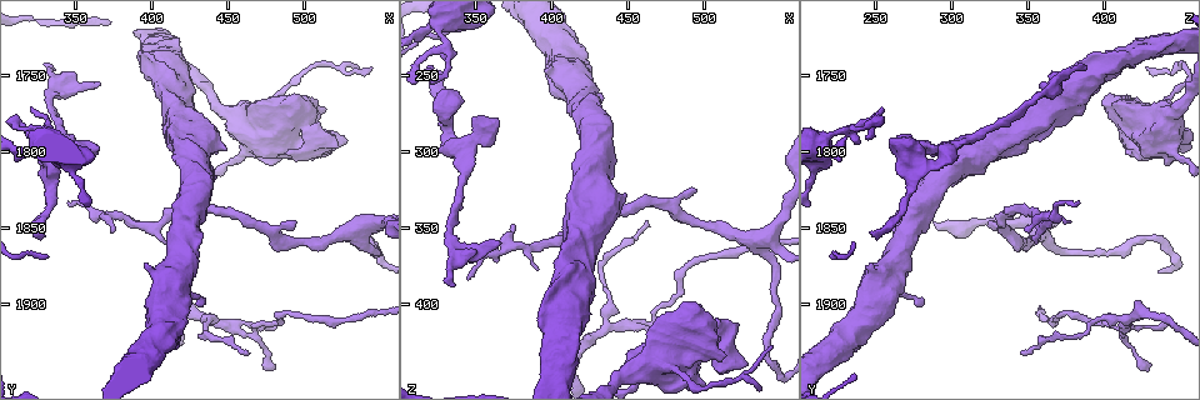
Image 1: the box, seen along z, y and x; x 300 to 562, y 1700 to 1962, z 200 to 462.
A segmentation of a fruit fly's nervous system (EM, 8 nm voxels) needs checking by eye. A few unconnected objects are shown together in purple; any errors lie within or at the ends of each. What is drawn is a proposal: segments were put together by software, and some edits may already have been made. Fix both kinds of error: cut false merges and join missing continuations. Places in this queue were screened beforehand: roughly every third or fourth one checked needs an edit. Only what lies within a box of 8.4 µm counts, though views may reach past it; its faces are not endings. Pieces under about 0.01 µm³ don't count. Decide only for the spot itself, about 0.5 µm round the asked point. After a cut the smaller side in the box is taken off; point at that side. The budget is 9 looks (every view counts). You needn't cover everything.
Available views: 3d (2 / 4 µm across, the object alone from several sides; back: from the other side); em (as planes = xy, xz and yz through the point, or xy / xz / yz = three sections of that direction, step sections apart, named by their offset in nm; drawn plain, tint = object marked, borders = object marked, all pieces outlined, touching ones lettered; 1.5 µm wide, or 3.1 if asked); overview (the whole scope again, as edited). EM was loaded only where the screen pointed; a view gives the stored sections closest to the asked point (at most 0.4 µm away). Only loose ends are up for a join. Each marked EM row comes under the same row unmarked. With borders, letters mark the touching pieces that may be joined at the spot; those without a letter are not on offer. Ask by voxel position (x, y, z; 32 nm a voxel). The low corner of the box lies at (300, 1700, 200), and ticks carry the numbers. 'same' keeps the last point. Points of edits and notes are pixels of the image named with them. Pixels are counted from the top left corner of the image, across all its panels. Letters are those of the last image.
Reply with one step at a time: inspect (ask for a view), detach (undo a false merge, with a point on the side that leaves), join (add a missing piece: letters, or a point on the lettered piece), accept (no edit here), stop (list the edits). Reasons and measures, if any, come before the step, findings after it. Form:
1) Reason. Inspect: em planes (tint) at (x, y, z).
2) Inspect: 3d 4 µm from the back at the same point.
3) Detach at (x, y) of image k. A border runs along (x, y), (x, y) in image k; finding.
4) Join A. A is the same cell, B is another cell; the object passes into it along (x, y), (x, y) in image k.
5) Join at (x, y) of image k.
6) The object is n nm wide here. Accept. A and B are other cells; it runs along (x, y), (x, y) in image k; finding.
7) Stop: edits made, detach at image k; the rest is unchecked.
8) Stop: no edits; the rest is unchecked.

Branch stops here. Inspect: em yz step 8 (tint) at (514, 1772, 434).

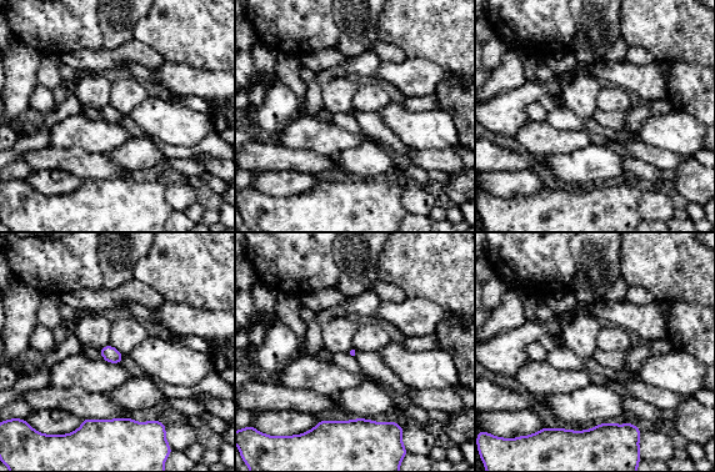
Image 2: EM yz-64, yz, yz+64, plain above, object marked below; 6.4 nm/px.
Cut it another way. Inspect: em xz step 4 (borders) at the same point.

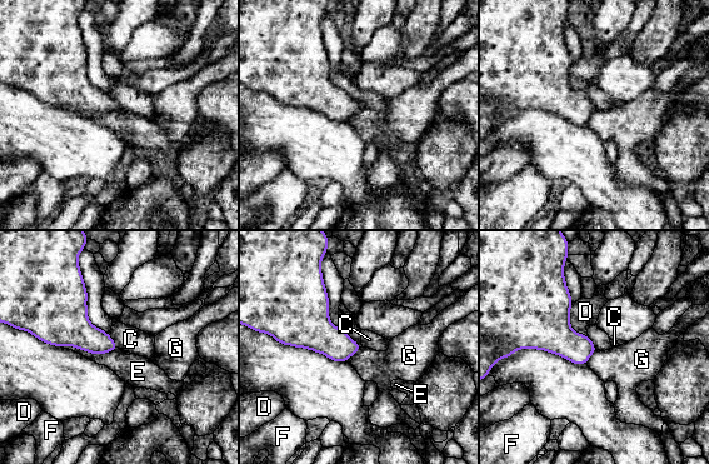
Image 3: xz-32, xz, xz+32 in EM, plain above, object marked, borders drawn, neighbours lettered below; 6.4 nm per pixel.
Accept. C, D, E, F and G are other cells; a border runs along (597, 350), (585, 363) in image 3; no lettered piece goes on from it.

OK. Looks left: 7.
An open end. Inspect: em planes (tint) at (478, 1940, 430).

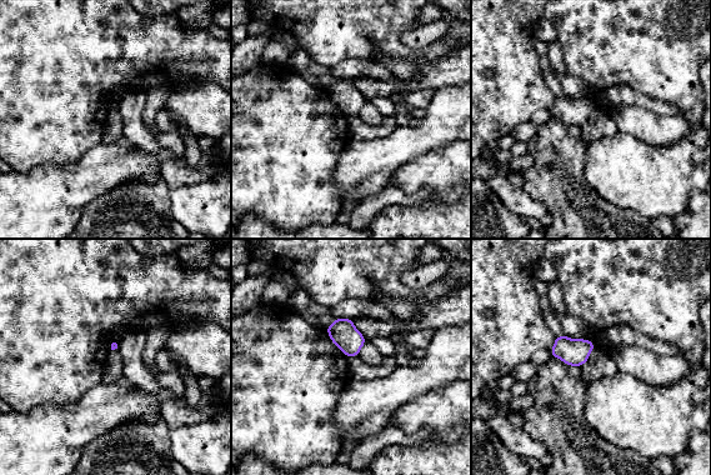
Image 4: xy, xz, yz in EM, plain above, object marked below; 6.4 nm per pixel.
Inspect: em planes (borders) at the same point.

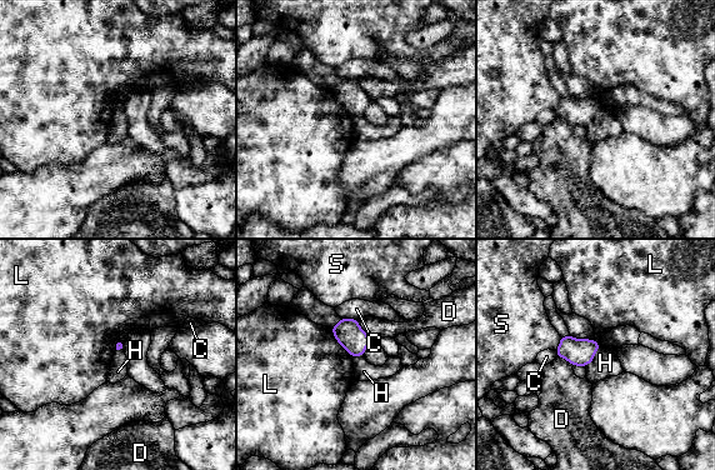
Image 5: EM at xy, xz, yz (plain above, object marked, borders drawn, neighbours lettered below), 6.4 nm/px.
Accept. C, D, H, L and S are other cells; none of them fits.

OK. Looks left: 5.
Free end. Inspect: 3d 2 µm at (374, 1850, 348).

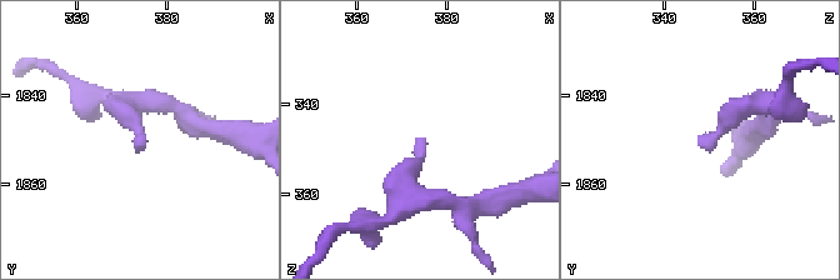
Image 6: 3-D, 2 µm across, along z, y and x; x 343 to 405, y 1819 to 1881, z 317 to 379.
Now the EM. Inspect: em yz step 8 (borders) at (374, 1849, 347).

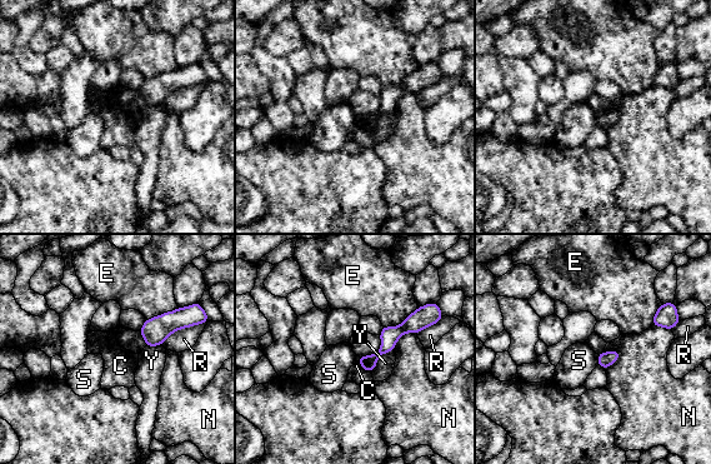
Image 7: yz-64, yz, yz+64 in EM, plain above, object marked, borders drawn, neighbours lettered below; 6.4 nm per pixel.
Inspect: em planes (borders) at the same point.

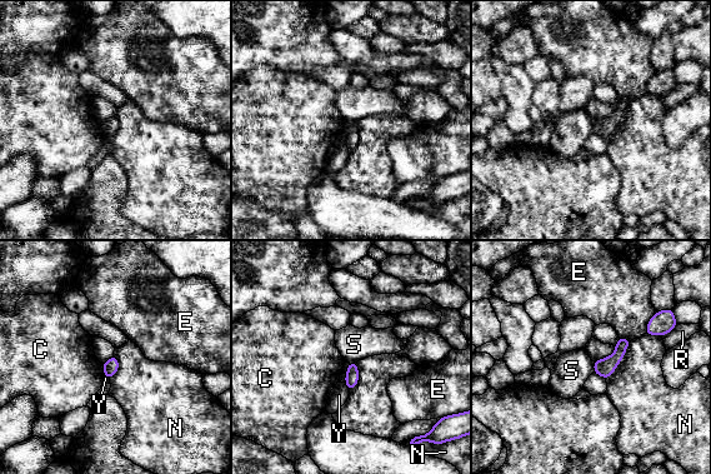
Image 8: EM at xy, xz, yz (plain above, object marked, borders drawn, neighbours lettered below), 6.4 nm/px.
Accept. C, E, N, R, S and Y are other cells; a border runs along (592, 362), (594, 372) in image 8; none of them fits.

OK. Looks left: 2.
Branch stops here. Inspect: em planes (borders) at (324, 1852, 244).

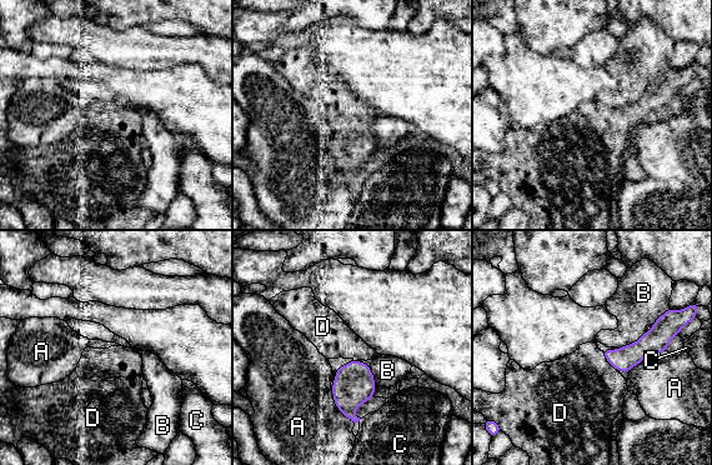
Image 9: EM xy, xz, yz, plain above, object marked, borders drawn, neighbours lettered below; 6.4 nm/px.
Join at (582, 389) of image 9. D is the same cell, A, B and C are other cells; the object passes into it along (623, 359), (606, 359), (582, 389) in image 9; the neuron continues.

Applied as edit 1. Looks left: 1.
Stop: edits made, join at image 9; the rest is unchecked.

